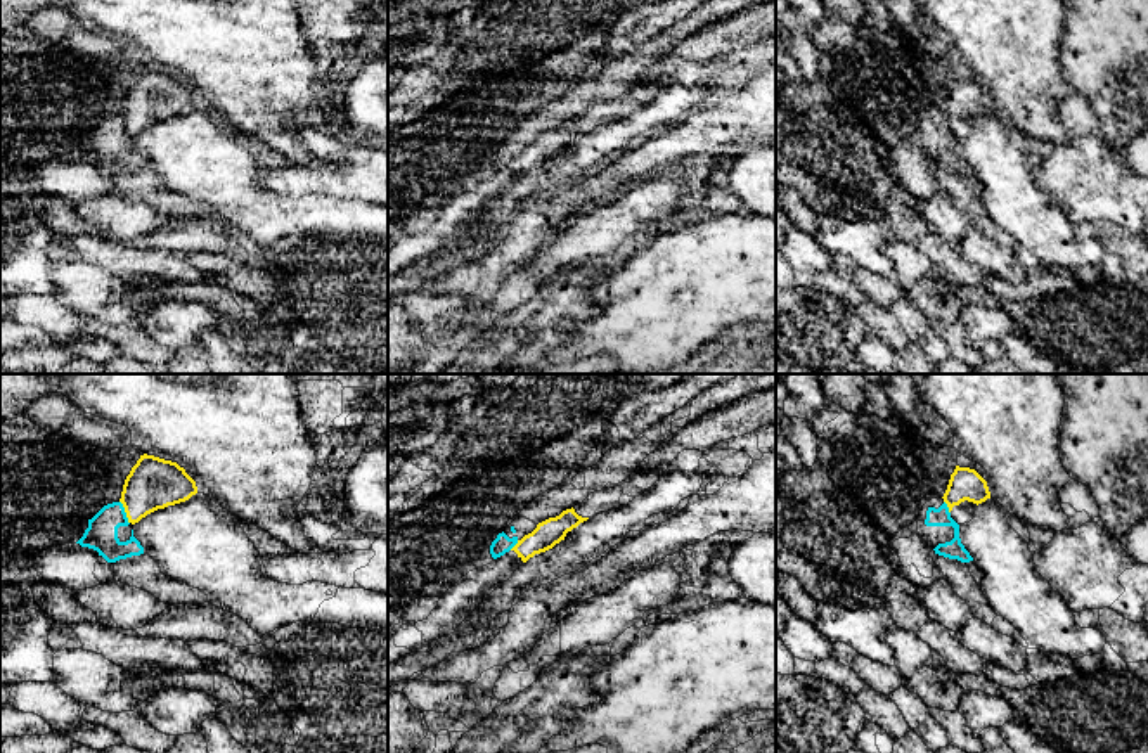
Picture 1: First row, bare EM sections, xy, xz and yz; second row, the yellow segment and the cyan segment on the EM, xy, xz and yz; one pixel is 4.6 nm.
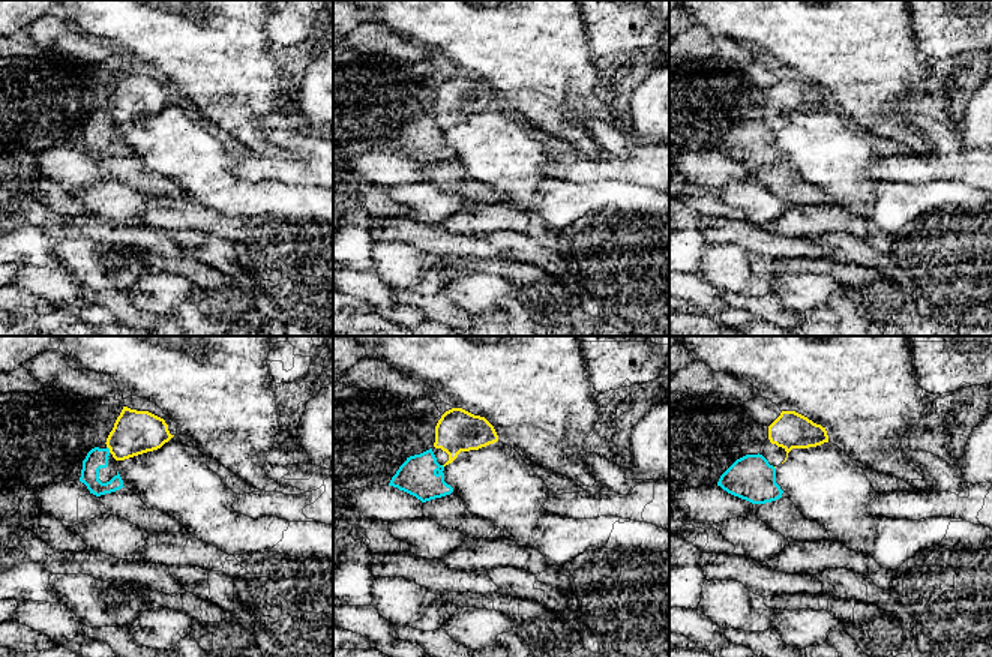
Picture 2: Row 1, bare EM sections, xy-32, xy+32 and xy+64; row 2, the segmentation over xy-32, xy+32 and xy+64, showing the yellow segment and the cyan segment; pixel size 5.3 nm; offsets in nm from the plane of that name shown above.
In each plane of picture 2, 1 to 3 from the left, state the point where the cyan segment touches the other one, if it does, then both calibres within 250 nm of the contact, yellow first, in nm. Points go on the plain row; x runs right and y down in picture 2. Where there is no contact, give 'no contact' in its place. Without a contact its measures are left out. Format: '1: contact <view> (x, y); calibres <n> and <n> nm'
1: contact xy-32 (108, 111); calibres 240 and 110 nm
2: no contact
3: no contact

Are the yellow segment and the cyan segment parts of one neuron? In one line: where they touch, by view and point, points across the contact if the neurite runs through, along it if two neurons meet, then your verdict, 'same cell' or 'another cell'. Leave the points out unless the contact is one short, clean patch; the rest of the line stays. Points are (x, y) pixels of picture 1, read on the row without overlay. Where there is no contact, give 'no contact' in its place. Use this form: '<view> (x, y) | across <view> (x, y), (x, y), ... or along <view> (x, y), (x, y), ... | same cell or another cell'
xy (125, 123) | along xy (120, 113), (128, 135) | another cell

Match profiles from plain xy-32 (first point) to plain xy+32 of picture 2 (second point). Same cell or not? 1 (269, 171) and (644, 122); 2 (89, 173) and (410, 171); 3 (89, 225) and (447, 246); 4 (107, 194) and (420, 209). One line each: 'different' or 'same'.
1: different
2: same
3: same
4: same

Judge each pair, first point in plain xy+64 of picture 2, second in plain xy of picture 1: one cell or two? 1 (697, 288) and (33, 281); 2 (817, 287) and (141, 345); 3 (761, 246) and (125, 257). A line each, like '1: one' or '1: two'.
1: two
2: two
3: one

